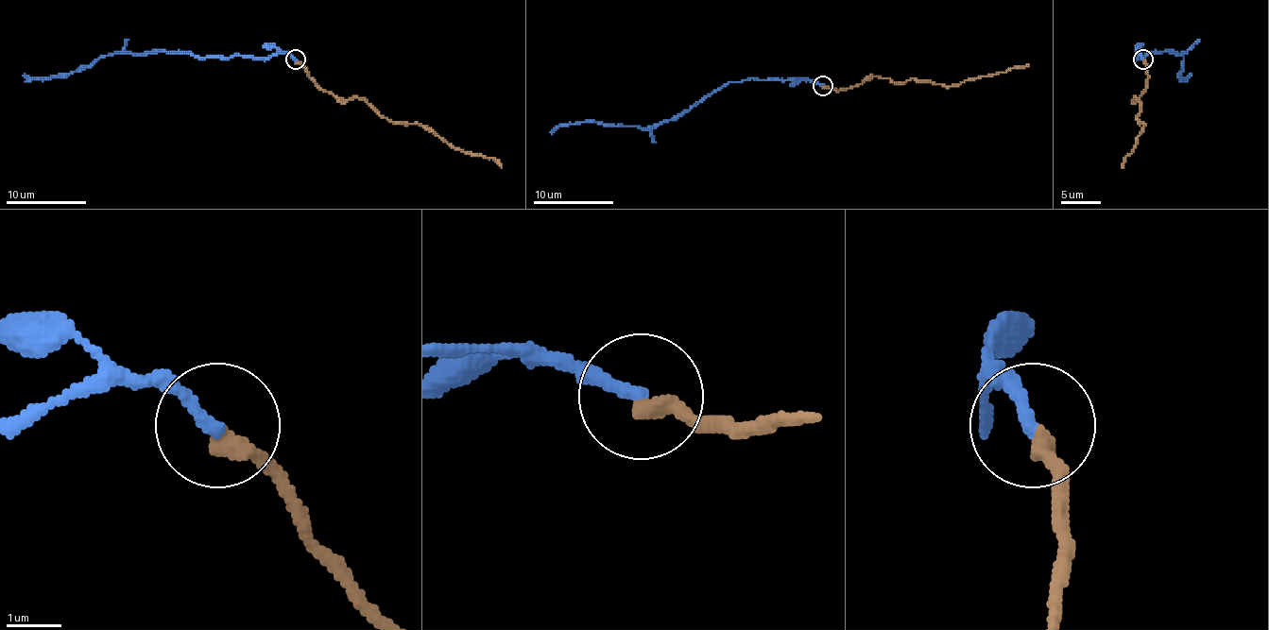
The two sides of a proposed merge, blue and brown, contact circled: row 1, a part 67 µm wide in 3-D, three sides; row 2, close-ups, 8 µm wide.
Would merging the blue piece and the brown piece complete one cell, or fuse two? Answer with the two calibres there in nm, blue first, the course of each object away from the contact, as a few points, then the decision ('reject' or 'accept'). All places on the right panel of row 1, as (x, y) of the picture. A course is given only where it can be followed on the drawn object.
calibres 240 and 360 nm; course blue (1143, 59), (1138, 54), (1135, 58), (1167, 51), (1185, 54), (1179, 74), (1181, 77), (1190, 76); course brown (1143, 59), (1147, 67), (1145, 90), (1133, 99), (1135, 97), (1140, 113), (1135, 117), (1143, 126), (1122, 167); accept

